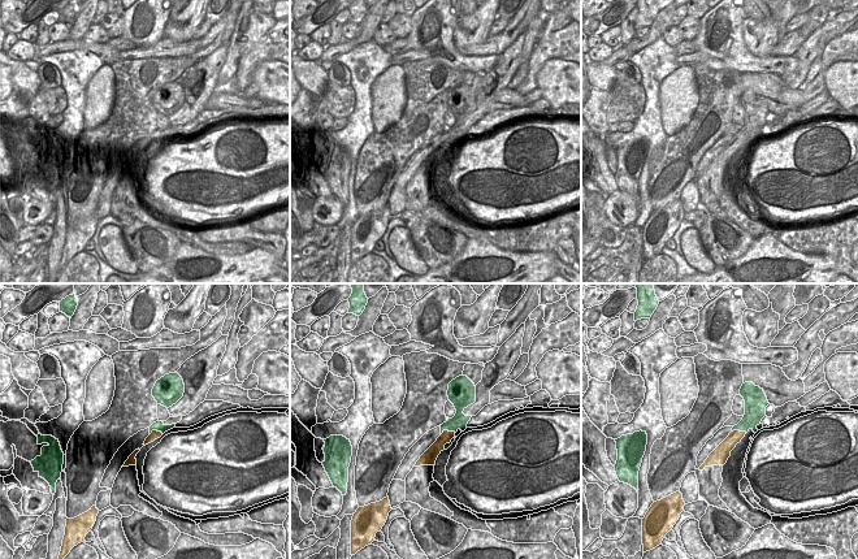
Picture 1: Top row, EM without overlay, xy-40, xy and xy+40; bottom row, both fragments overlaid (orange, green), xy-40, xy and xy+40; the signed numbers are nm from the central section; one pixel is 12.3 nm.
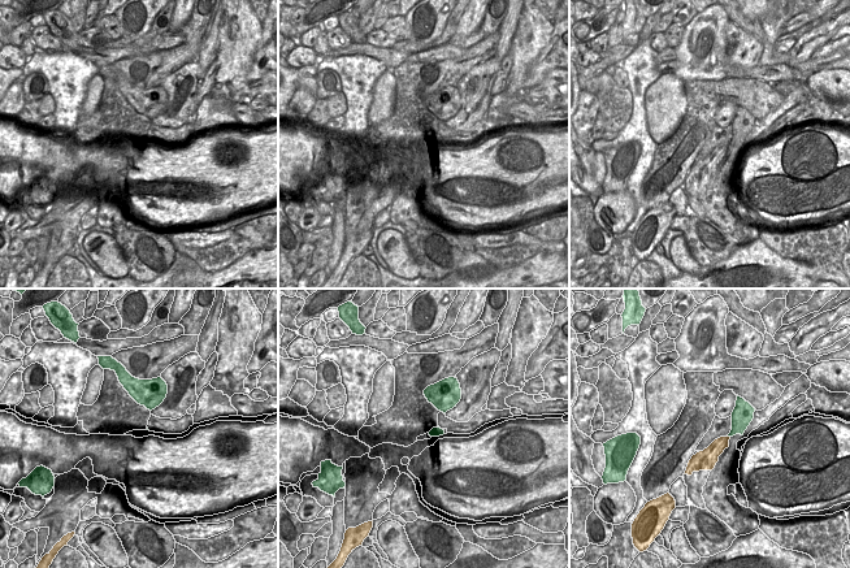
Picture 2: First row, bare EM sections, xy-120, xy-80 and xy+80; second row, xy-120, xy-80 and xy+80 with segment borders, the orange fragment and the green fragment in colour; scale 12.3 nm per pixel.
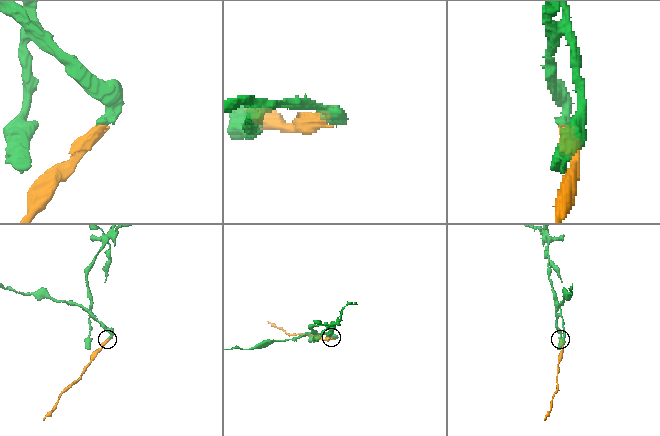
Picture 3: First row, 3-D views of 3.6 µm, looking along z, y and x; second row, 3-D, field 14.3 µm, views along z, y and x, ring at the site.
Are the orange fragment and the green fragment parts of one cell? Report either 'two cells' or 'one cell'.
two cells

